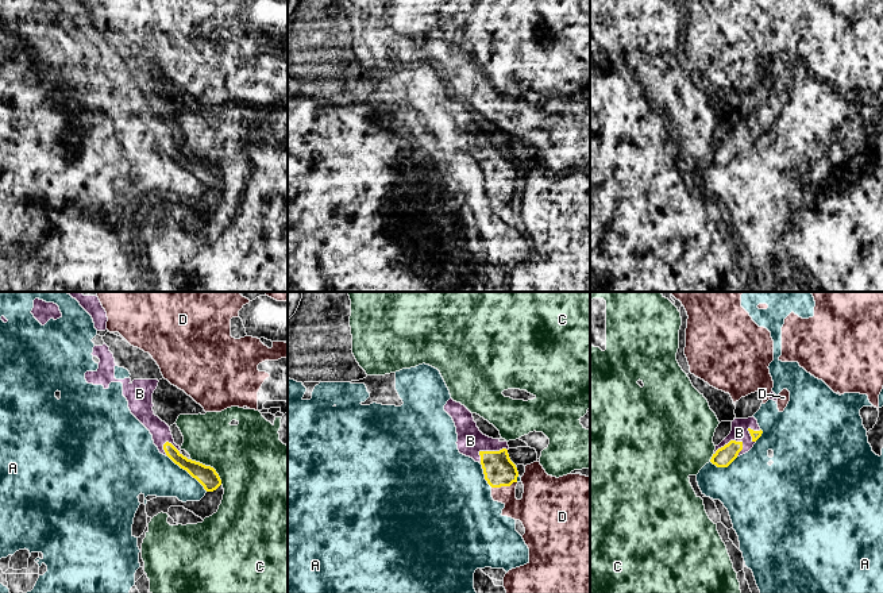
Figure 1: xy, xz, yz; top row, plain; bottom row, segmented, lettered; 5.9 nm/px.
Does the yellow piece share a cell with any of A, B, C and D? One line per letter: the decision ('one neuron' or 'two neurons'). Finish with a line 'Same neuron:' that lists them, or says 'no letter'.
A: two neurons
B: one neuron
C: two neurons
D: two neurons
Same neuron: B

